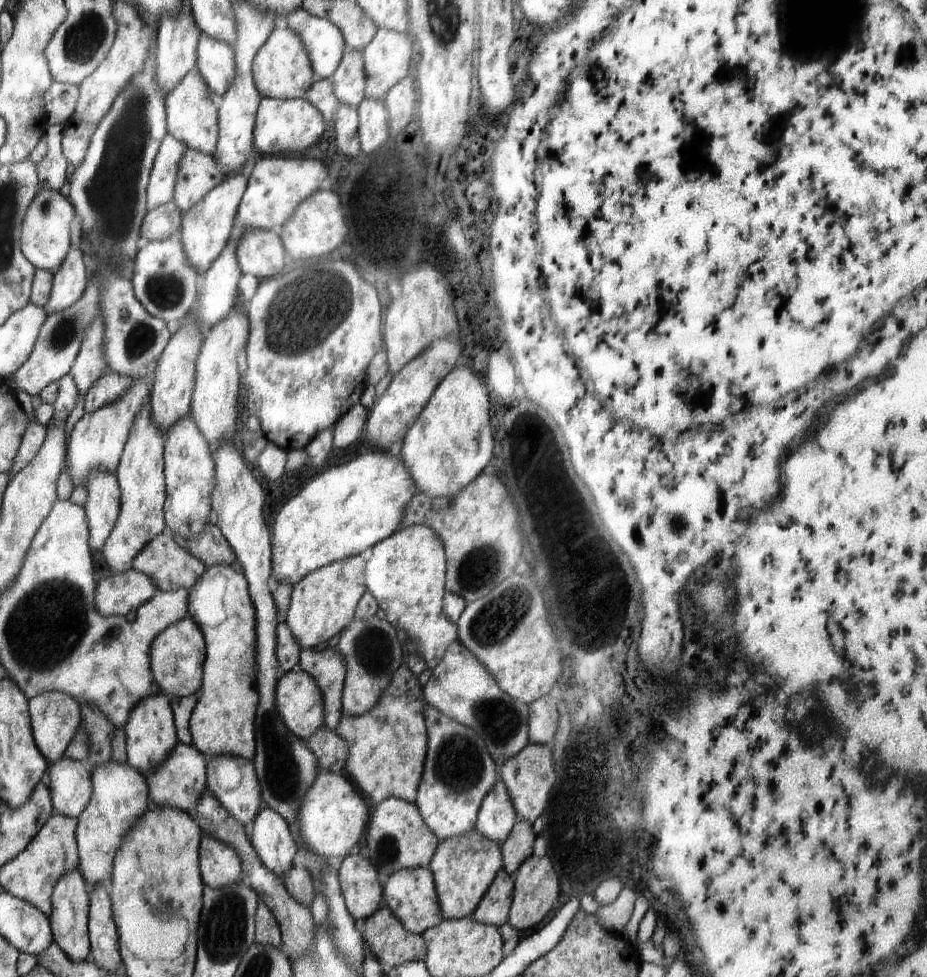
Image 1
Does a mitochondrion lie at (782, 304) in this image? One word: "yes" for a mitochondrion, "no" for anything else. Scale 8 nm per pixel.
no

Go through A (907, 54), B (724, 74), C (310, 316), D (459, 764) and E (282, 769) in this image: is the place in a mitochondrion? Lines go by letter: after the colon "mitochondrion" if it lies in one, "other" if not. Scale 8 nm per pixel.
A: other
B: other
C: mitochondrion
D: mitochondrion
E: mitochondrion

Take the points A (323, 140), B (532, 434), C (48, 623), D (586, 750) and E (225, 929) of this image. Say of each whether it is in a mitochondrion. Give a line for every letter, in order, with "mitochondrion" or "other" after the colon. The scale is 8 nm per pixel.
A: other
B: other
C: mitochondrion
D: mitochondrion
E: mitochondrion

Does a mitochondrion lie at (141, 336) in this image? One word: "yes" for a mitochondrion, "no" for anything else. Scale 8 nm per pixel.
yes

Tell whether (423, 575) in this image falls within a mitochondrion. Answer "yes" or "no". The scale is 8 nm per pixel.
no

